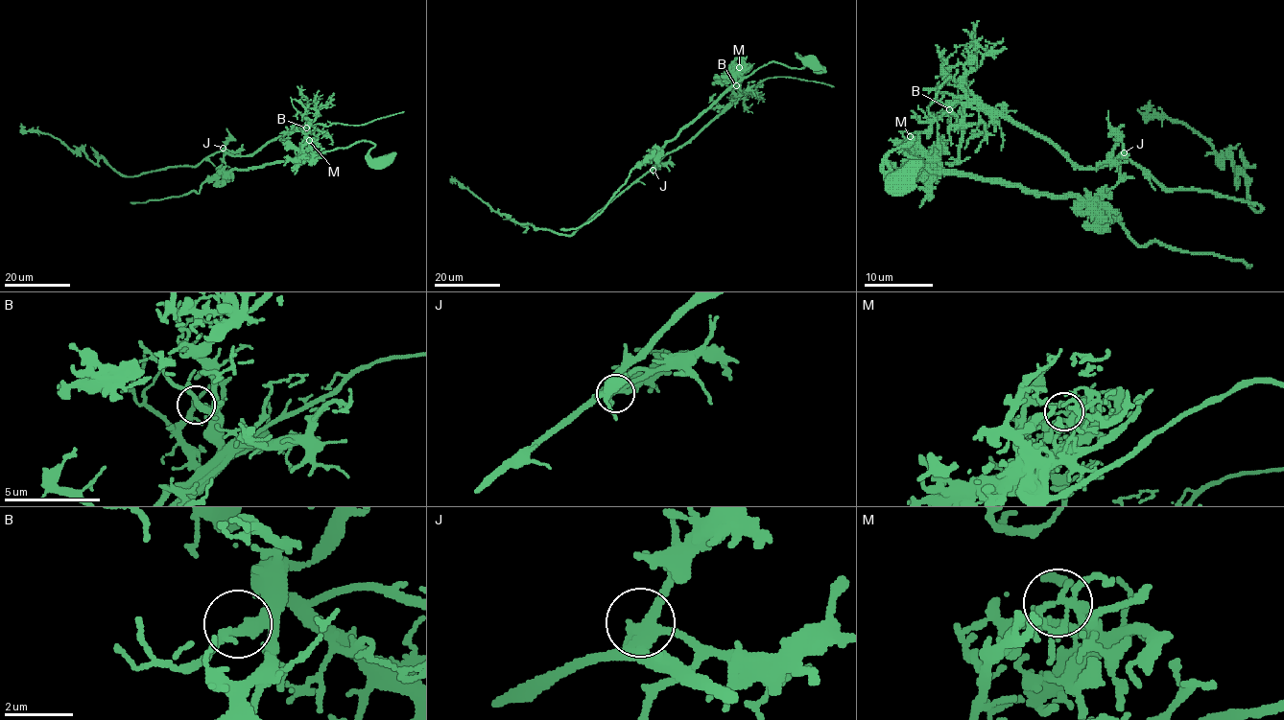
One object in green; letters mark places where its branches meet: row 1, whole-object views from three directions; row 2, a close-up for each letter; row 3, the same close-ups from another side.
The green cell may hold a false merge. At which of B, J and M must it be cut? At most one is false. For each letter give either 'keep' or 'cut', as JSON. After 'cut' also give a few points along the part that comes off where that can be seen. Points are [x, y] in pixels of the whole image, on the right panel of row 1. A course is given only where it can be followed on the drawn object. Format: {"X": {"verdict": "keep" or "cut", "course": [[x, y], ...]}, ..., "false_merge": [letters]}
{"B": {"verdict": "keep"}, "J": {"verdict": "keep"}, "M": {"verdict": "cut", "course": [[910, 136], [980, 104], [1074, 166], [1129, 159], [1167, 190], [1257, 211], [1227, 155], [1148, 118], [1150, 101]]}, "false_merge": ["M"]}

